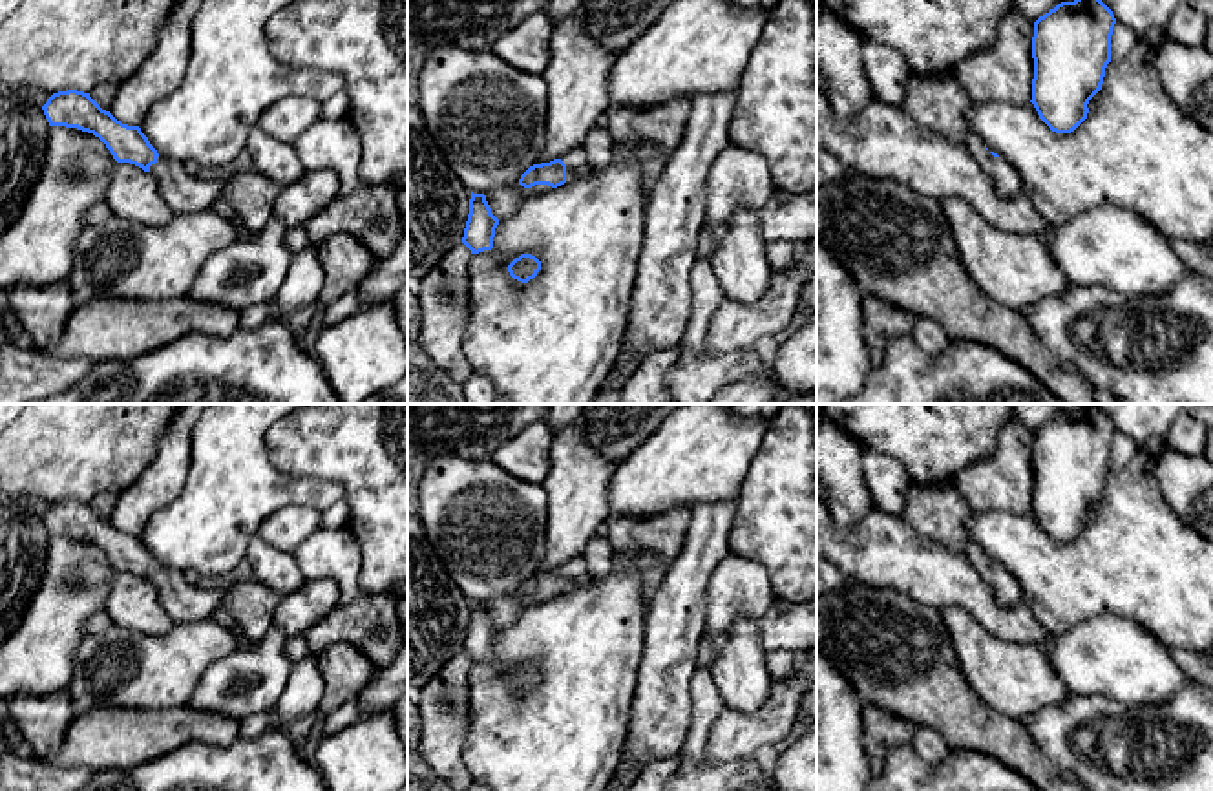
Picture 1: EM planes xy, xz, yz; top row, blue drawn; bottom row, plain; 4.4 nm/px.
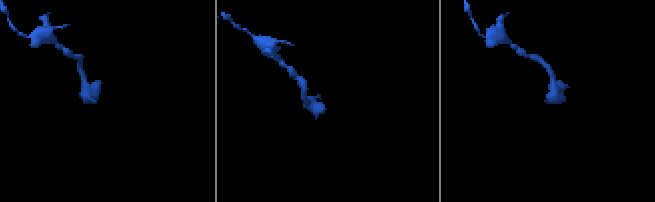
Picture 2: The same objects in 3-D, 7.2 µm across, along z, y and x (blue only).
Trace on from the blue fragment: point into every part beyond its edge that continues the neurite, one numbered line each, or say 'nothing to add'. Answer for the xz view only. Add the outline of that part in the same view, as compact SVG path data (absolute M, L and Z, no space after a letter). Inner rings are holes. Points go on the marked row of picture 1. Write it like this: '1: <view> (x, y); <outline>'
1: xz (576, 159); M583 146L566 152L559 159L566 164L566 183L575 181L585 172L590 170L590 163L588 163L588 157L586 157Z

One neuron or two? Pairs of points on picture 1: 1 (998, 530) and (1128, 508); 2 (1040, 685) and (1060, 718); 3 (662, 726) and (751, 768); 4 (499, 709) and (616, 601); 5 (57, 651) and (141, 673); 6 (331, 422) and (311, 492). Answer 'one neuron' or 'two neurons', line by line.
1: one neuron
2: two neurons
3: two neurons
4: one neuron
5: two neurons
6: two neurons

